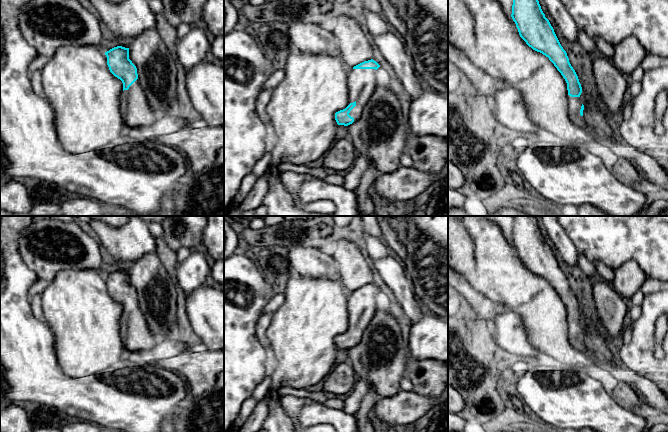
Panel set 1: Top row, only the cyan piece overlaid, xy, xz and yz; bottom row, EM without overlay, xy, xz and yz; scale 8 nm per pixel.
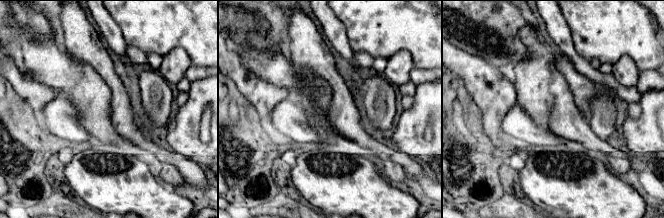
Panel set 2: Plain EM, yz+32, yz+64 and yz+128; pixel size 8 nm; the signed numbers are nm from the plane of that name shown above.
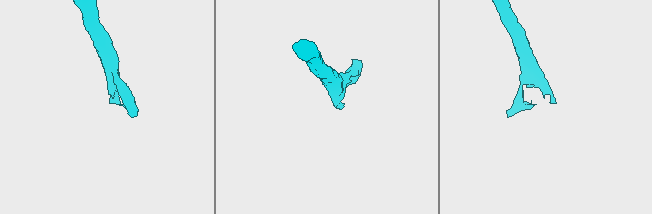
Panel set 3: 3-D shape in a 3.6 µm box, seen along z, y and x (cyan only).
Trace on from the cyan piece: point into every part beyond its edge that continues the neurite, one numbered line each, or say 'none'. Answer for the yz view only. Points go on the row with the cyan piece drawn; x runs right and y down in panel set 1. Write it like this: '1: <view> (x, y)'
1: yz (575, 103)

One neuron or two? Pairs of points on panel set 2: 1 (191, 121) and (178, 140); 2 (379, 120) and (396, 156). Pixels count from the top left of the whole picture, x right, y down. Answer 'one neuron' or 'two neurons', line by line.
1: one neuron
2: two neurons

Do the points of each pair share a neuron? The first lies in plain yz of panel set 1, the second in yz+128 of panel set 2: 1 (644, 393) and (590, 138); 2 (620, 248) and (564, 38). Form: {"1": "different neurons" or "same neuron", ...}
{"1": "same neuron", "2": "different neurons"}

